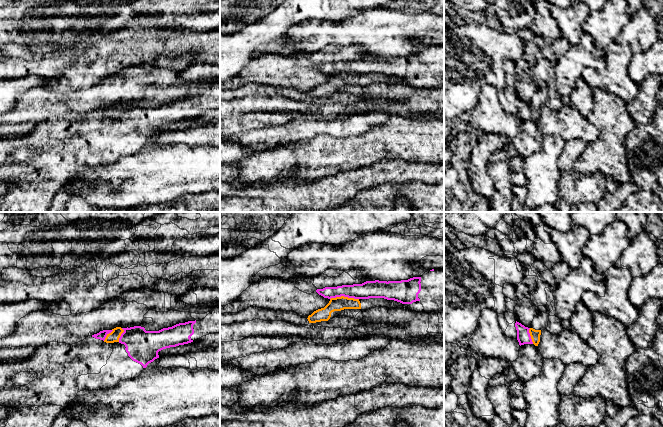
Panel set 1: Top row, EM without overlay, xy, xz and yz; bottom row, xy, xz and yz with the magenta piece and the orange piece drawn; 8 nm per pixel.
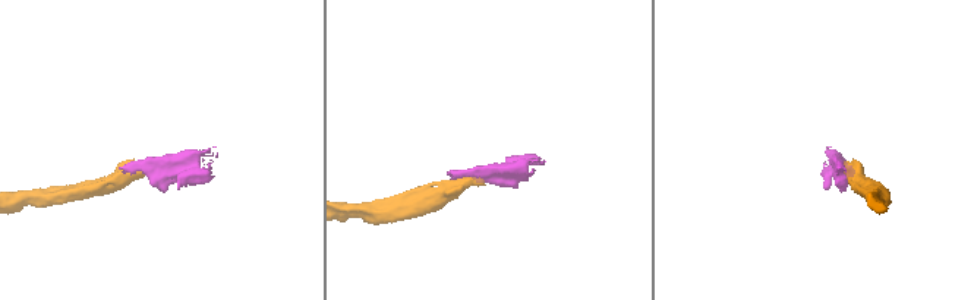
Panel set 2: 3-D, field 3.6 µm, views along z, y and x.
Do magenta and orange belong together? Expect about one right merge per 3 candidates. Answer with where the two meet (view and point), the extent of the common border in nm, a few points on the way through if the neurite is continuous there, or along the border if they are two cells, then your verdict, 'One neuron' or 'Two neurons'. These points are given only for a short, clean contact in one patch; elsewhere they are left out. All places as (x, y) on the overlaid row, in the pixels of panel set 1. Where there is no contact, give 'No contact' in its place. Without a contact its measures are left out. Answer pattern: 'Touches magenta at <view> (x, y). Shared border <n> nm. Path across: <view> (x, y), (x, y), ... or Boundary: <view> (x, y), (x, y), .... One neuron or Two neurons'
Touches magenta at xz (344, 296). Shared border 240 nm. Boundary: xz (358, 298), (336, 296), (330, 299). Two neurons

